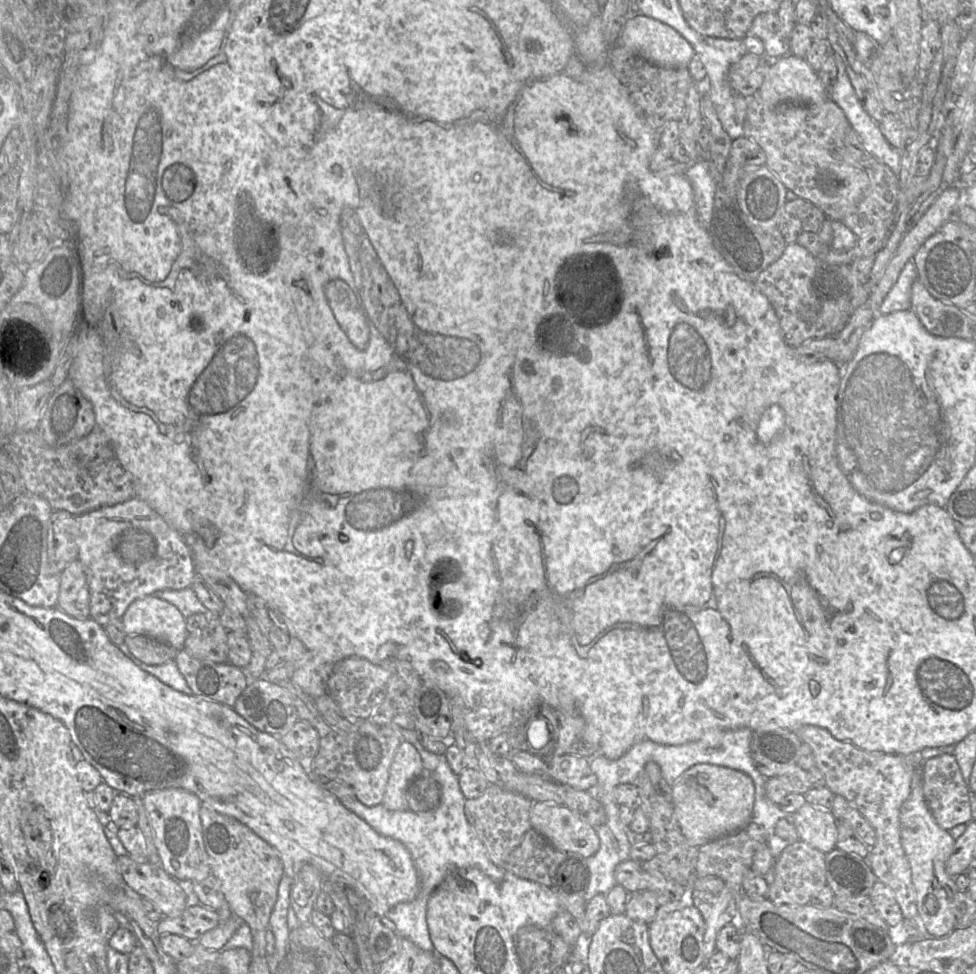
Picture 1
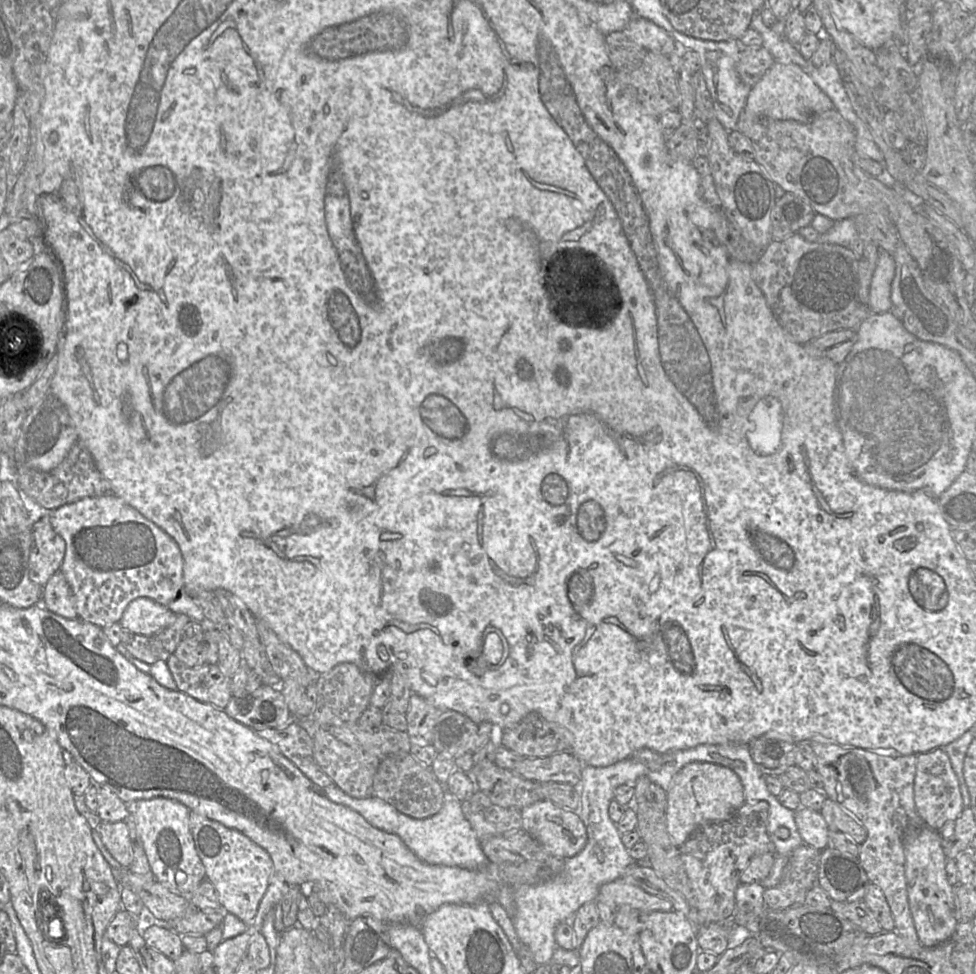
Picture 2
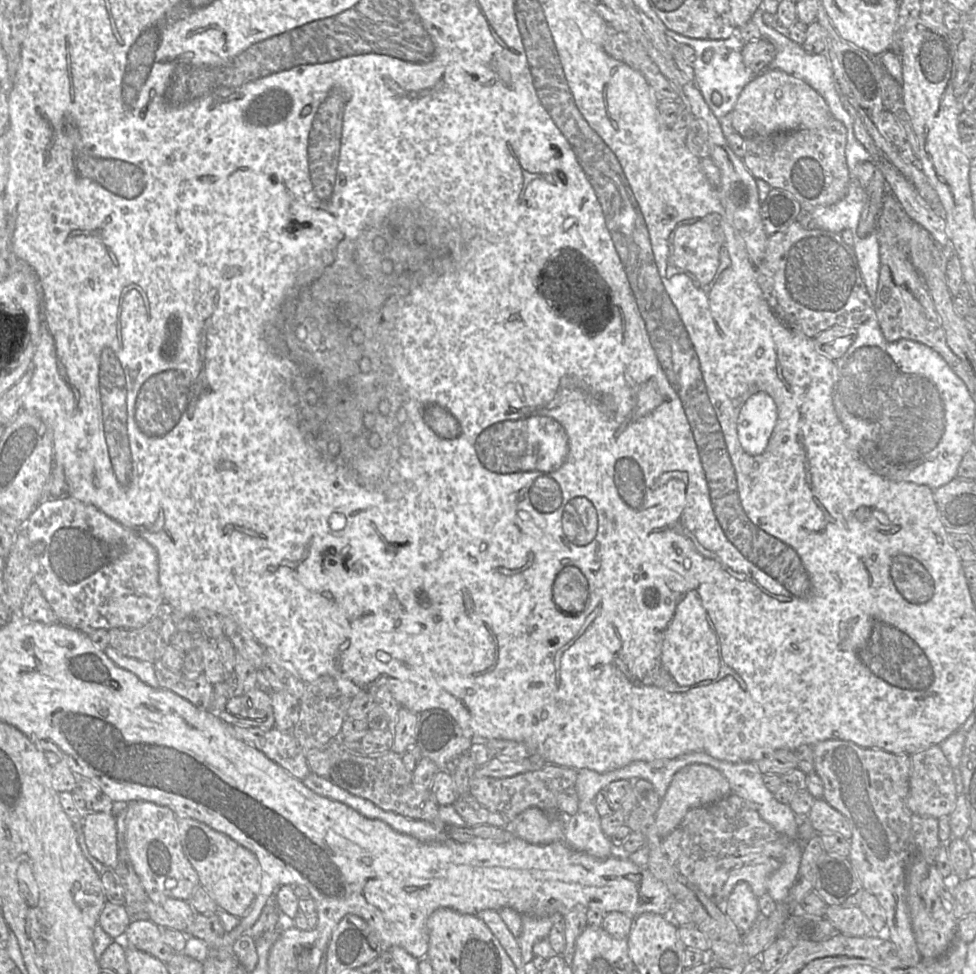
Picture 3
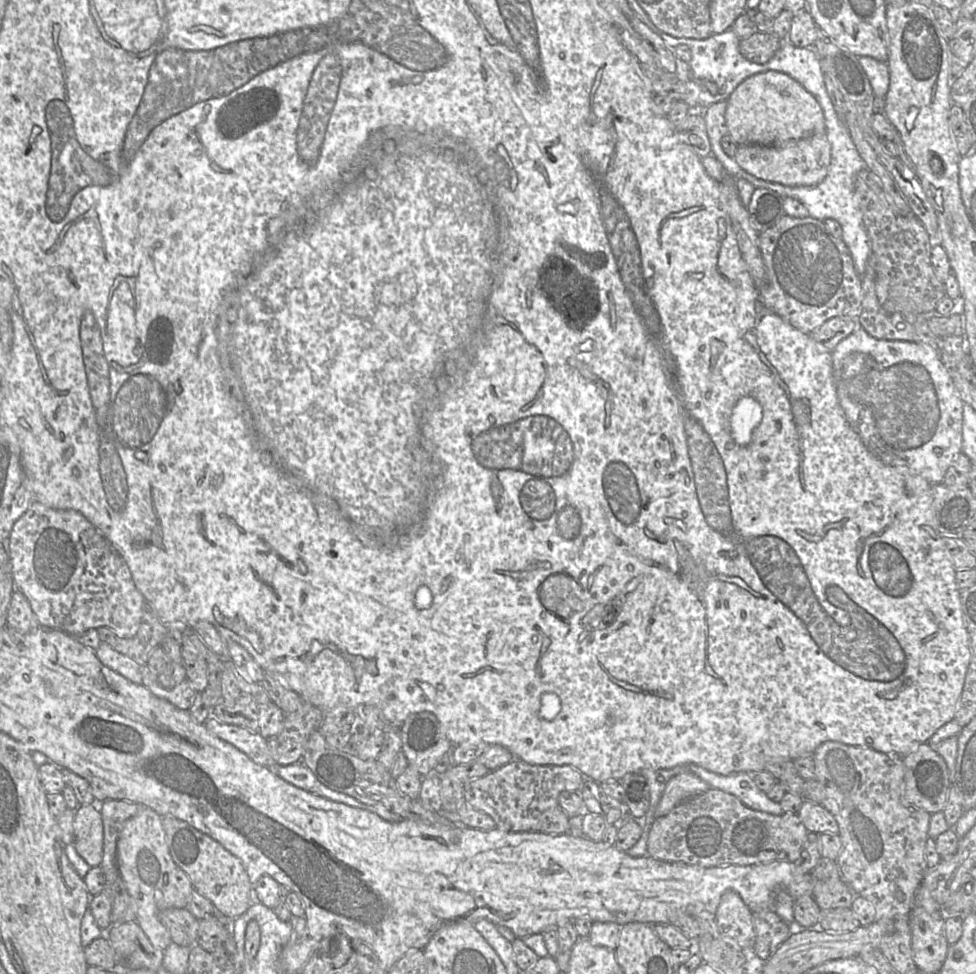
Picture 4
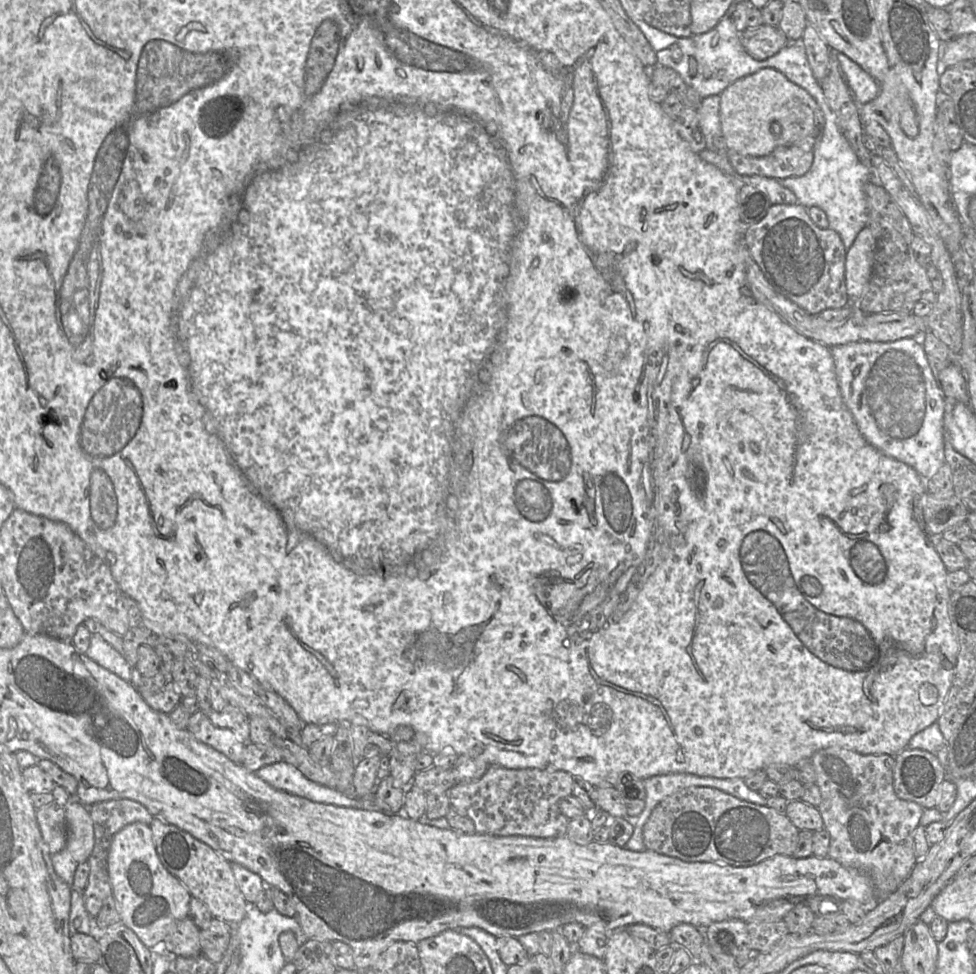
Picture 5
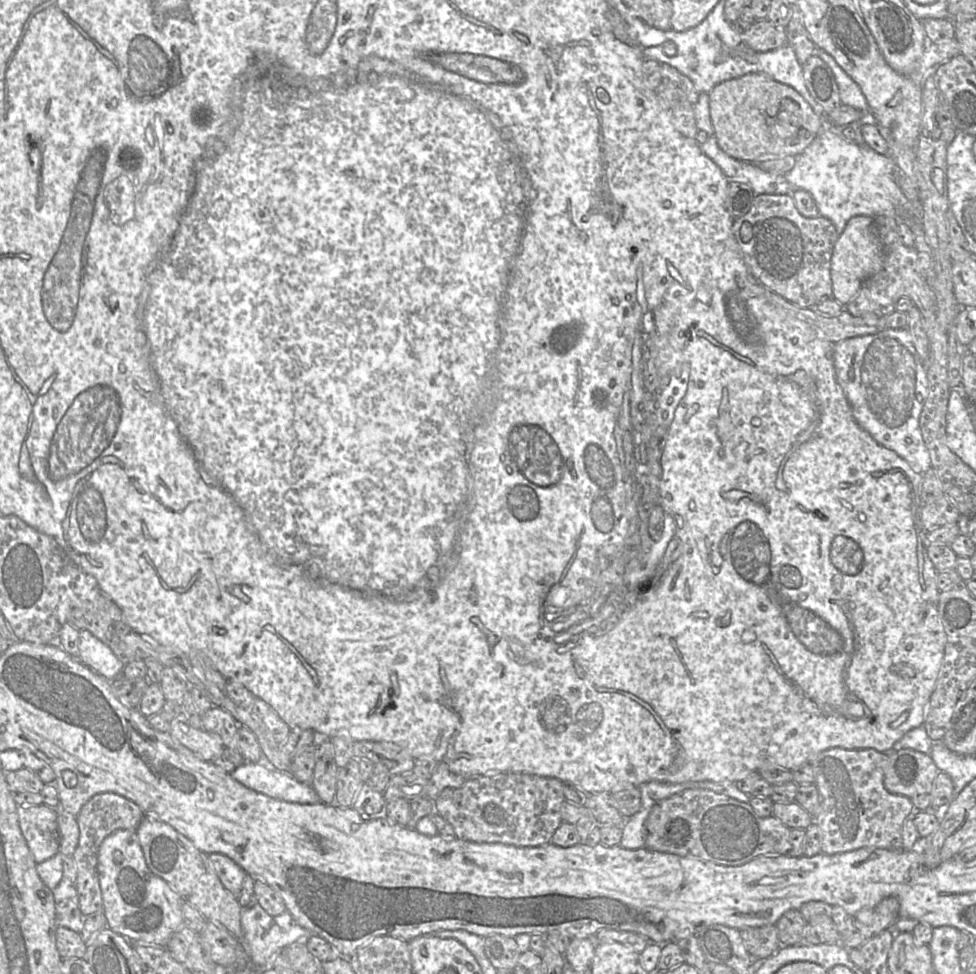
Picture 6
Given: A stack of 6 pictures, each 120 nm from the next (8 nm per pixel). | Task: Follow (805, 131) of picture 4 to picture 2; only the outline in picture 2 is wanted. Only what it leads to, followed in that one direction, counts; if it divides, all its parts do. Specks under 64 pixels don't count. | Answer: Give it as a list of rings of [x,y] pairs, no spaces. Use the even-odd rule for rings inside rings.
[[[775,61],[750,89],[744,112],[775,120],[807,122],[812,115],[832,109],[834,109],[832,101],[800,66]]]

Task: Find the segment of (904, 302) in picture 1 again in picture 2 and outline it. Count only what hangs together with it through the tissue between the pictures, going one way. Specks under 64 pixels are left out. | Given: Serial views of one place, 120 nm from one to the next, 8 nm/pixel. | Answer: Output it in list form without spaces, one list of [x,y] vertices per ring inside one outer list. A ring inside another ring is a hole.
[[[881,250],[869,290],[871,313],[884,313],[891,310],[891,284],[894,275],[895,263],[893,258],[888,252]]]

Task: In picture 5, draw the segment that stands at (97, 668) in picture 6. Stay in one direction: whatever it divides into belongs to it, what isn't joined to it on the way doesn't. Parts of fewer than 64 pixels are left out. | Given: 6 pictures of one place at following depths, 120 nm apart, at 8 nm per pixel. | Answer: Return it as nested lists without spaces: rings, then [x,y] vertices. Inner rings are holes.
[[[91,635],[90,645],[85,654],[98,665],[114,673],[122,680],[126,682],[132,680],[132,667],[119,652],[99,635]]]

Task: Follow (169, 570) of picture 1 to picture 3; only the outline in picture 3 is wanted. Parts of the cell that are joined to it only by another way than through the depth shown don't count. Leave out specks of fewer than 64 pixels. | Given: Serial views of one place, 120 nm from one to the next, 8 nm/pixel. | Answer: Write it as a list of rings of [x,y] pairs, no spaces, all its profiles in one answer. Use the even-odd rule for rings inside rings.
[[[71,496],[46,498],[39,502],[21,528],[32,542],[44,544],[33,583],[51,606],[58,623],[87,635],[98,629],[138,629],[147,624],[165,603],[155,548],[93,504]]]

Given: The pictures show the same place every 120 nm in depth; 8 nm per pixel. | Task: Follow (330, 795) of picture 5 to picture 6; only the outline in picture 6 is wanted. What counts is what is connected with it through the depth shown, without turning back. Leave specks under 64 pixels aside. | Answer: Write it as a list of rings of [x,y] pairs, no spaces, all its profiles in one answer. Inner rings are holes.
[[[258,762],[244,763],[230,776],[242,786],[275,800],[301,805],[321,803],[310,784],[301,783],[289,771],[273,766],[263,766]]]

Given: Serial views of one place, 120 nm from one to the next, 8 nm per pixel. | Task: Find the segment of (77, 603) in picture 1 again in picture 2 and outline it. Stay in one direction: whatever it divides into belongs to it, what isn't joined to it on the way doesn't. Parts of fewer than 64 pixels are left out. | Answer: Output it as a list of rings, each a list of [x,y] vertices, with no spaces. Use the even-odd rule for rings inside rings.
[[[61,572],[50,577],[44,585],[41,605],[64,618],[78,618],[72,591]]]

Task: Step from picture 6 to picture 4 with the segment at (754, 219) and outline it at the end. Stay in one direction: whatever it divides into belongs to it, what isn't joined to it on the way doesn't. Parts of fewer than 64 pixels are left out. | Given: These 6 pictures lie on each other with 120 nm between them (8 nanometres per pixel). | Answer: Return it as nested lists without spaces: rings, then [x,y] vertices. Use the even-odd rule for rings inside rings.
[[[785,215],[774,226],[759,234],[759,247],[765,266],[764,282],[758,288],[761,301],[790,325],[810,334],[833,317],[859,318],[863,299],[861,277],[843,240],[832,236],[822,221]]]

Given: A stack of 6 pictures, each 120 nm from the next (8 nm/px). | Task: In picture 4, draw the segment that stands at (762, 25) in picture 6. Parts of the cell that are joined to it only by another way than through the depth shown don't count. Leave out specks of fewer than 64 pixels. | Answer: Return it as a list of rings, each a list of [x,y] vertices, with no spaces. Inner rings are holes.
[[[759,32],[740,39],[739,51],[748,61],[765,64],[772,59],[783,40],[772,32]]]

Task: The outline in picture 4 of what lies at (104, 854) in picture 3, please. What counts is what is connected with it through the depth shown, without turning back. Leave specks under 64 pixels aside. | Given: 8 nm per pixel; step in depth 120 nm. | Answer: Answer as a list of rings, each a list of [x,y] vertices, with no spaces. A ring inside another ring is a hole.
[[[80,805],[73,820],[74,847],[91,867],[101,865],[103,859],[103,822],[100,805]]]

